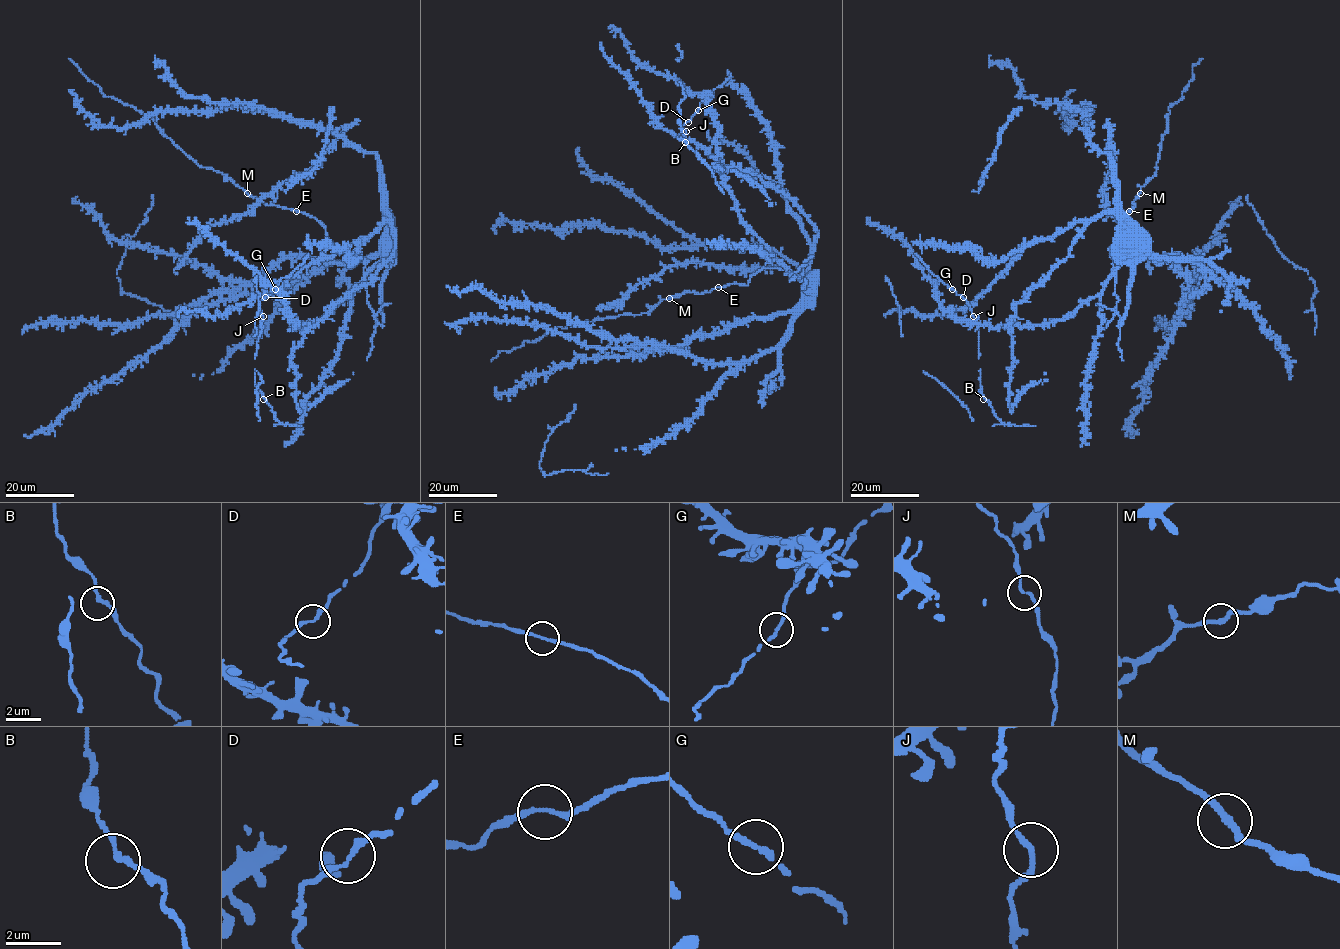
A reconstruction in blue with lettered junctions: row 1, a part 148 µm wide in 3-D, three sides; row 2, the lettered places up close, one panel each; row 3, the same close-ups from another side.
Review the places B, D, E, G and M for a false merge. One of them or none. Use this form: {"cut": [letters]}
{"cut": []}

